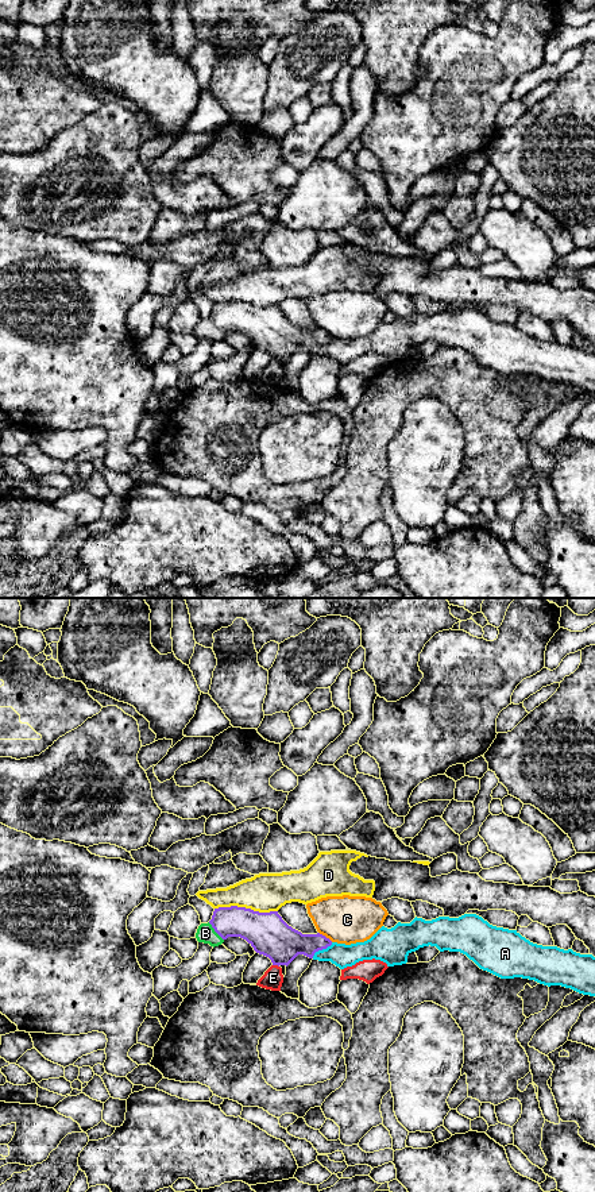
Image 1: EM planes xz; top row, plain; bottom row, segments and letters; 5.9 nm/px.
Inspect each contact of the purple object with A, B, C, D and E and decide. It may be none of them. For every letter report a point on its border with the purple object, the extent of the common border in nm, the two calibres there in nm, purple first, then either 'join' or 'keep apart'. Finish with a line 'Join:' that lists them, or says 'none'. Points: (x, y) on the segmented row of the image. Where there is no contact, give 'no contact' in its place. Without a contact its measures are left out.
A: meets purple in xz at (321, 949); contact 160 nm long; 220 nm thick on the purple side, 140 nm on the other; keep apart
B: meets purple in xz at (215, 930); contact 140 nm long; 190 nm thick on the purple side, 110 nm on the other; join
C: meets purple in xz at (324, 936); contact 110 nm long; 220 nm thick on the purple side, 280 nm on the other; keep apart
D: meets purple in xz at (244, 907); contact 380 nm long; 240 nm thick on the purple side, 240 nm on the other; keep apart
E: meets purple in xz at (275, 964); contact 40 nm long; 240 nm thick on the purple side, 120 nm on the other; keep apart
Join: B

